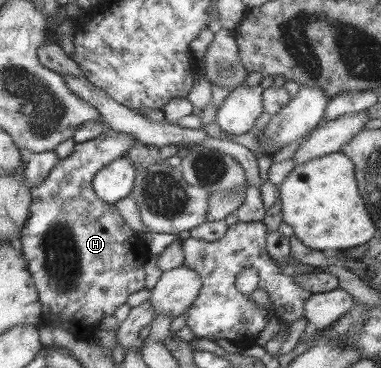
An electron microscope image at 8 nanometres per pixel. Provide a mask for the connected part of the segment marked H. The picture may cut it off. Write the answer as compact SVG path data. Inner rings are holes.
M106 128L100 136L76 143L73 153L60 160L45 181L33 190L32 214L20 233L19 243L27 267L36 279L45 317L56 323L55 326L69 327L69 331L73 331L80 340L91 339L93 333L100 329L99 322L103 317L115 315L115 311L127 303L129 295L145 289L147 285L145 265L149 259L145 259L145 255L150 255L147 245L137 237L137 231L127 225L115 204L107 203L97 195L92 183L105 166L125 158L134 141L132 135Z

